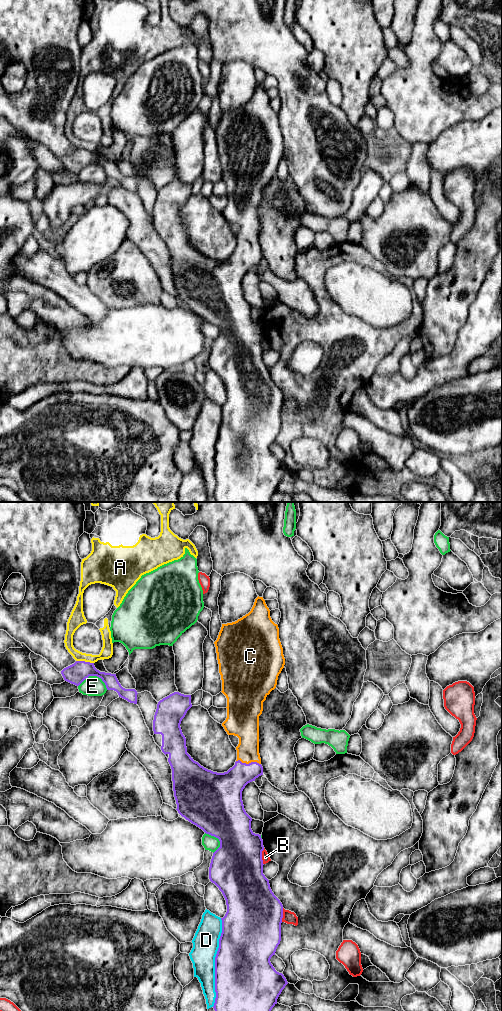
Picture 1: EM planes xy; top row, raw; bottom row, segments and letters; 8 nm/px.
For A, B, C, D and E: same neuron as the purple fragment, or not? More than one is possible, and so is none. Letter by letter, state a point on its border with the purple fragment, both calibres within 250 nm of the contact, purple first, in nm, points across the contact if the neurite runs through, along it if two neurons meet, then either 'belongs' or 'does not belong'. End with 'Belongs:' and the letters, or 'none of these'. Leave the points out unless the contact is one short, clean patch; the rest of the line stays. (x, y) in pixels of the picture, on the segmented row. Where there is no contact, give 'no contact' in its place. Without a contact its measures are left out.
A: meets purple in xy at (84, 661); 160 nm thick on the purple side, 100 nm on the other; does not belong
B: meets purple in xy at (261, 856); 420 nm thick on the purple side, 60 nm on the other; does not belong
C: meets purple in xy at (249, 763); 240 nm thick on the purple side, 180 nm on the other; runs through xy (228, 786), (249, 763), (248, 732); belongs
D: meets purple in xy at (215, 962); 460 nm thick on the purple side, 200 nm on the other; does not belong
E: meets purple in xy at (95, 675); 160 nm thick on the purple side, 160 nm on the other; does not belong
Belongs: C

